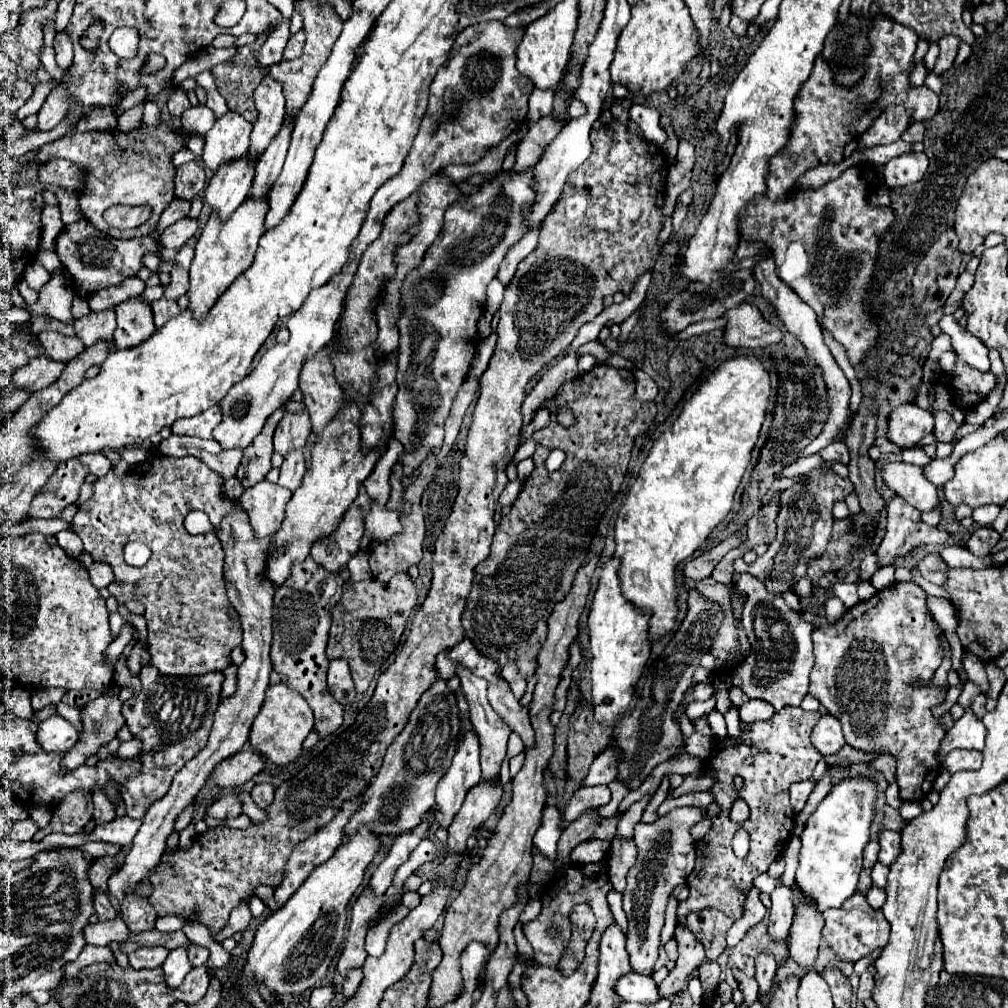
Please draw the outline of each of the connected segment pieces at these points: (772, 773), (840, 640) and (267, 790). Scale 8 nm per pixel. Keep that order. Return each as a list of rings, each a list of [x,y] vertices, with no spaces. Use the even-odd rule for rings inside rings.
[[[783,708],[777,714],[773,714],[769,720],[763,722],[751,722],[749,730],[741,728],[741,736],[725,736],[715,740],[711,756],[705,760],[703,770],[713,776],[713,788],[709,790],[715,798],[715,804],[719,806],[719,814],[711,818],[711,830],[695,844],[697,848],[697,864],[695,870],[687,878],[689,886],[689,898],[679,902],[677,906],[677,930],[675,940],[679,944],[679,958],[677,966],[669,972],[669,976],[659,984],[661,998],[673,998],[679,994],[685,986],[685,980],[691,976],[693,970],[701,966],[705,960],[705,948],[699,938],[685,926],[687,914],[699,912],[703,908],[717,908],[731,920],[739,920],[745,912],[743,904],[747,900],[747,894],[753,886],[753,880],[767,872],[769,864],[777,860],[783,854],[785,842],[793,834],[793,818],[795,812],[789,804],[789,786],[793,782],[801,782],[813,776],[815,764],[819,762],[821,754],[811,744],[811,730],[819,722],[819,712],[805,712],[801,708]],[[745,756],[753,756],[755,762],[751,766],[745,766]],[[739,774],[745,780],[745,786],[741,792],[733,790],[733,776]],[[735,798],[743,798],[747,806],[751,808],[751,816],[735,824],[729,820],[729,810]],[[745,830],[749,834],[749,854],[745,858],[737,858],[731,842],[733,836]]]
[[[895,582],[893,586],[879,590],[869,600],[849,608],[839,620],[821,624],[813,634],[815,670],[811,670],[809,694],[815,696],[827,708],[827,712],[841,720],[845,742],[849,746],[865,752],[889,752],[897,758],[897,784],[901,788],[903,800],[923,800],[931,792],[933,780],[939,772],[937,752],[945,730],[939,726],[939,720],[931,716],[931,708],[941,704],[945,700],[945,694],[931,686],[911,684],[913,680],[929,682],[933,672],[939,668],[945,656],[941,636],[941,626],[927,610],[927,592],[913,582]],[[899,646],[911,646],[915,650],[915,656],[907,664],[901,664],[895,656]]]
[[[255,784],[251,796],[259,808],[267,808],[273,802],[273,786],[271,784]]]

